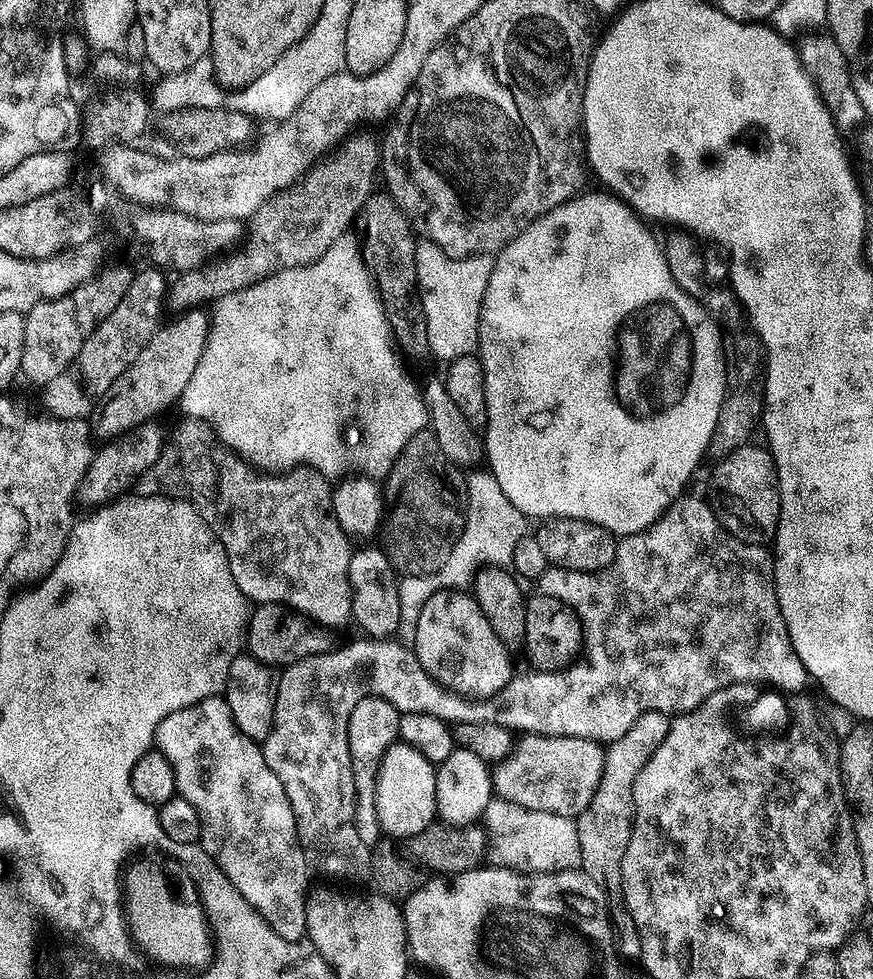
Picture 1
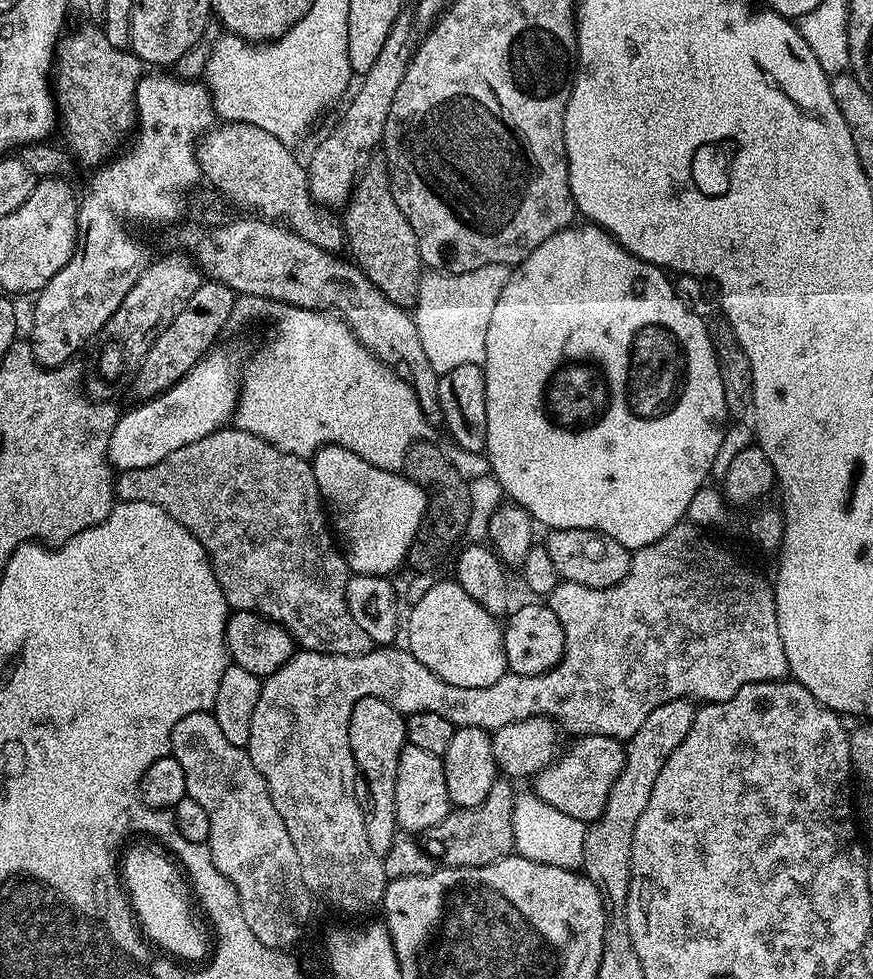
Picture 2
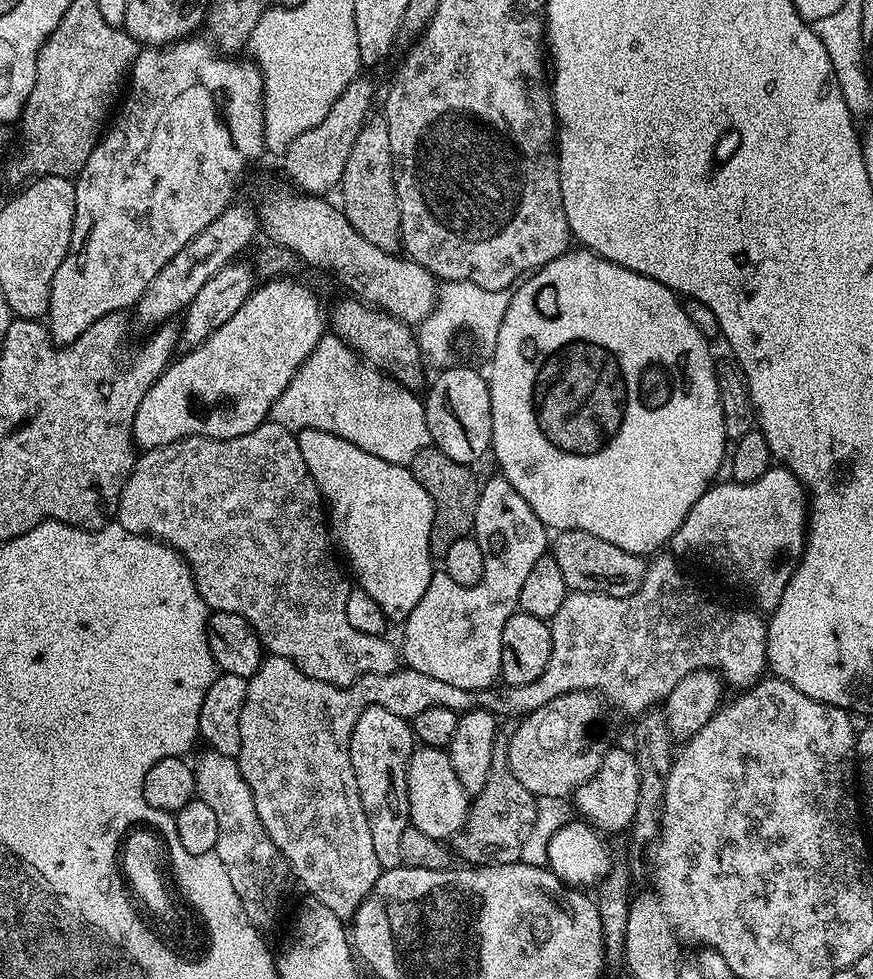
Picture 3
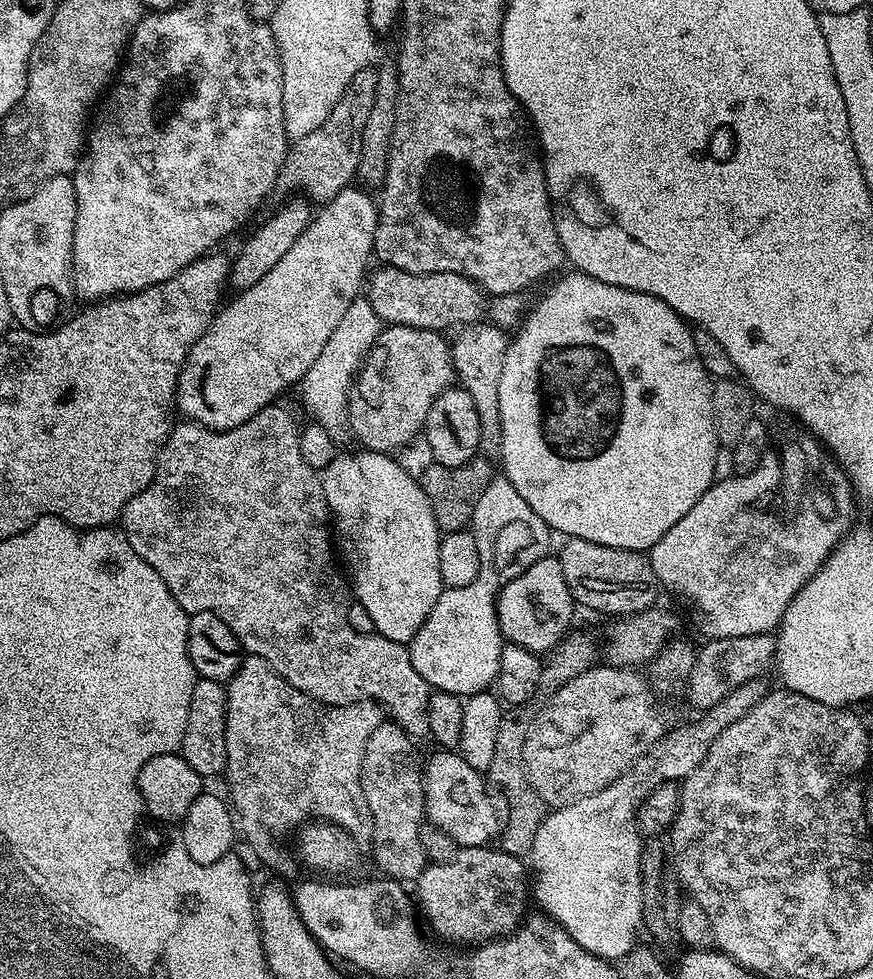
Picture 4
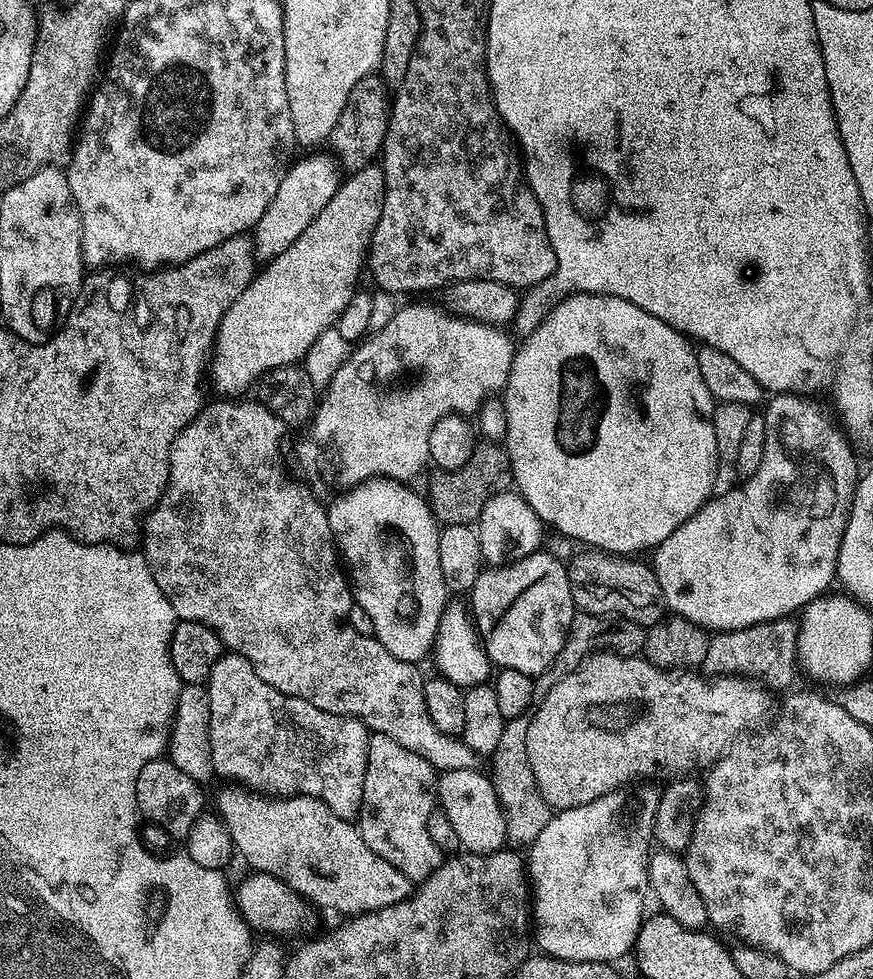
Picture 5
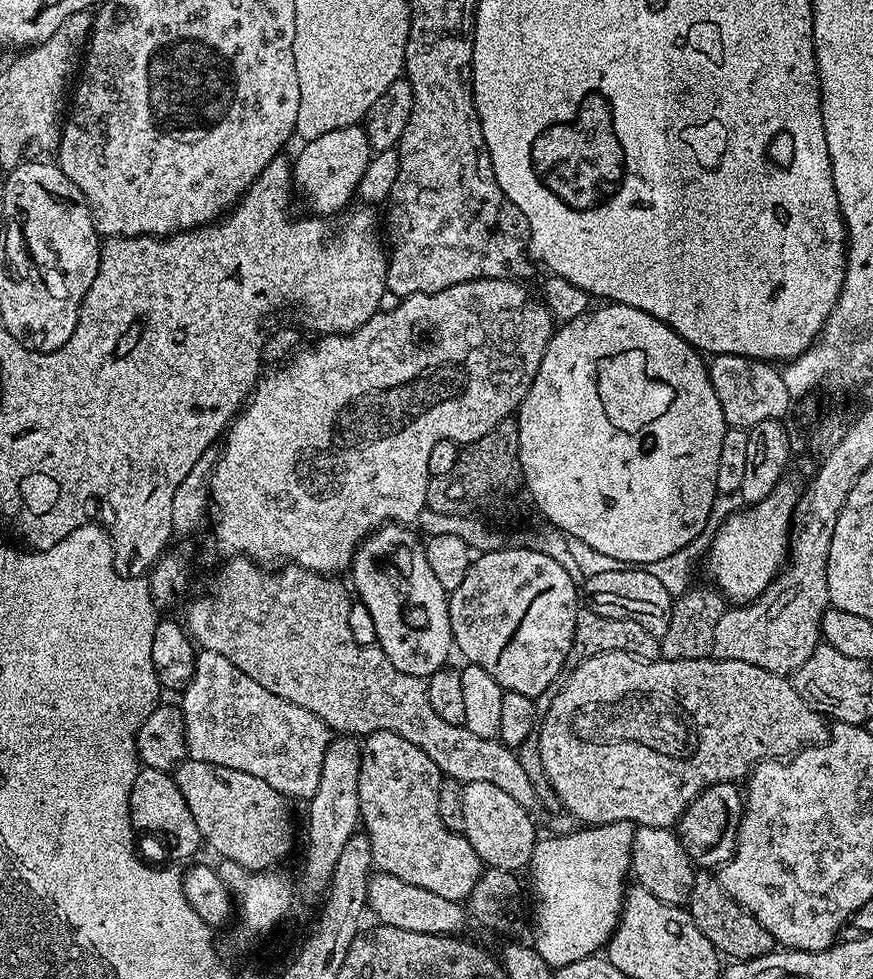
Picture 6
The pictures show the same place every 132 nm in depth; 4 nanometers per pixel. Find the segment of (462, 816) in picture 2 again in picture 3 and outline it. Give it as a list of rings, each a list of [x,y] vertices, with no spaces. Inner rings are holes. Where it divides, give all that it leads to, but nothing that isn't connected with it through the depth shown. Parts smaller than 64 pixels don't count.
[[[508,722],[499,725],[494,742],[494,758],[490,762],[490,778],[482,786],[480,795],[471,801],[466,822],[454,837],[454,852],[468,866],[491,866],[494,864],[515,864],[520,860],[526,829],[536,817],[537,797],[514,778],[508,761],[508,737],[513,725]]]

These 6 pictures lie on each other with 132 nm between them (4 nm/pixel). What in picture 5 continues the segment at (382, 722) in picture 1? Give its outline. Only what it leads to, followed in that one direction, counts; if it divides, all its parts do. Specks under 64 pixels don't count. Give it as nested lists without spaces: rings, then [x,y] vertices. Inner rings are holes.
[[[369,735],[358,827],[366,846],[370,846],[378,858],[386,858],[390,866],[402,870],[413,882],[431,878],[446,859],[426,830],[426,821],[437,804],[438,773],[432,764],[414,754],[414,750],[398,746],[394,738]]]

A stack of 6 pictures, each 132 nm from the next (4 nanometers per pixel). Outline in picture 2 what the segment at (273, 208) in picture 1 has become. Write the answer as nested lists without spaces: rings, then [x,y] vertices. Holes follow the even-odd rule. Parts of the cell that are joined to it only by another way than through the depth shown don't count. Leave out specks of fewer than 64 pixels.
[[[401,14],[397,18],[386,38],[386,46],[382,46],[378,53],[378,62],[374,62],[370,71],[363,73],[361,80],[364,81],[361,82],[360,89],[351,93],[353,96],[348,109],[341,114],[340,121],[321,138],[312,157],[306,160],[308,189],[313,200],[325,209],[340,210],[347,205],[357,176],[363,172],[364,165],[373,153],[381,147],[386,118],[390,114],[390,106],[394,106],[394,94],[398,94],[398,86],[418,44],[416,28],[418,29],[417,21],[411,15]]]

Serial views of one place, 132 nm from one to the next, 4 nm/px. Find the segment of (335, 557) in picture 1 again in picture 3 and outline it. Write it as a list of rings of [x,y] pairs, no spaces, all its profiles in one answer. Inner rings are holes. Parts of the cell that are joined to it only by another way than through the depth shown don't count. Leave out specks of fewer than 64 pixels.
[[[265,422],[250,434],[242,434],[238,438],[215,440],[205,436],[188,436],[185,440],[170,442],[161,448],[141,451],[136,457],[136,465],[122,486],[114,520],[126,530],[151,534],[155,539],[163,540],[176,549],[188,561],[188,568],[198,586],[198,594],[202,594],[212,612],[229,612],[246,618],[246,622],[250,622],[250,626],[256,631],[260,643],[271,655],[289,657],[310,678],[318,678],[327,684],[347,686],[354,683],[359,676],[366,674],[390,674],[396,671],[401,663],[402,656],[397,645],[395,648],[394,645],[387,644],[384,636],[371,636],[362,634],[362,630],[354,630],[354,626],[350,626],[346,618],[346,598],[350,591],[349,577],[343,567],[332,568],[336,560],[332,557],[334,544],[330,539],[329,525],[326,523],[326,508],[320,499],[320,491],[314,478],[310,478],[310,470],[306,470],[302,450],[298,450],[298,442],[291,428],[284,428],[275,422]]]

